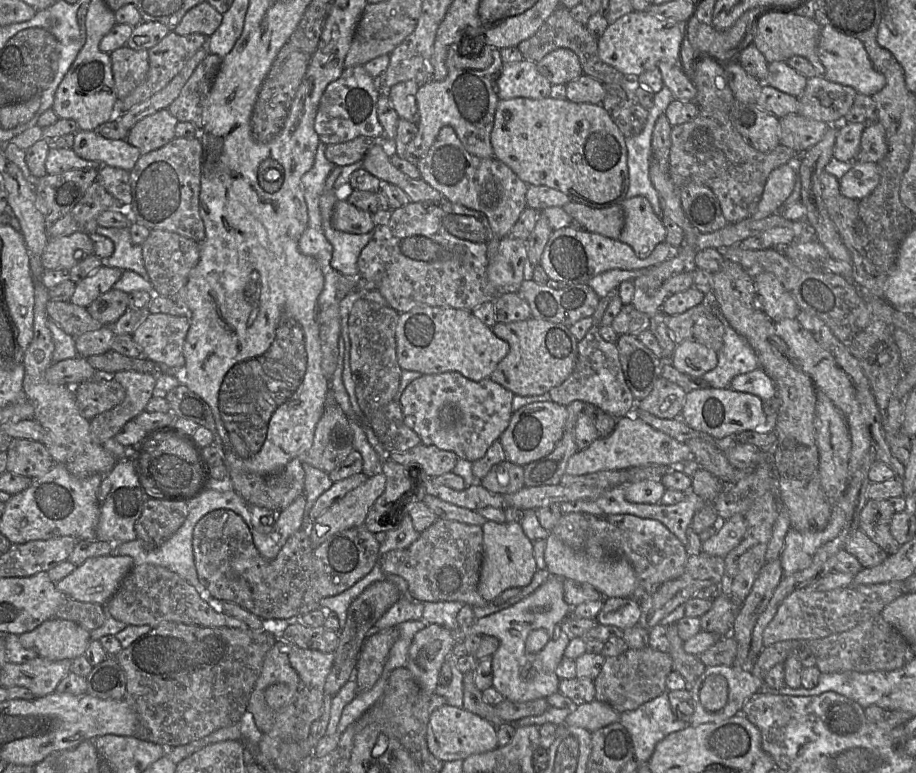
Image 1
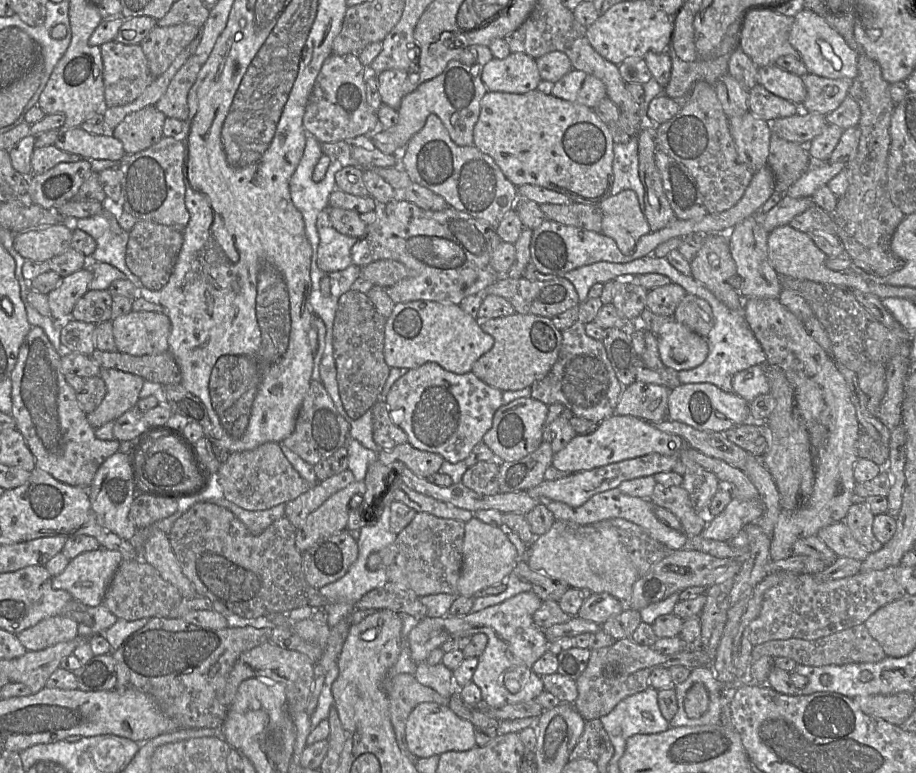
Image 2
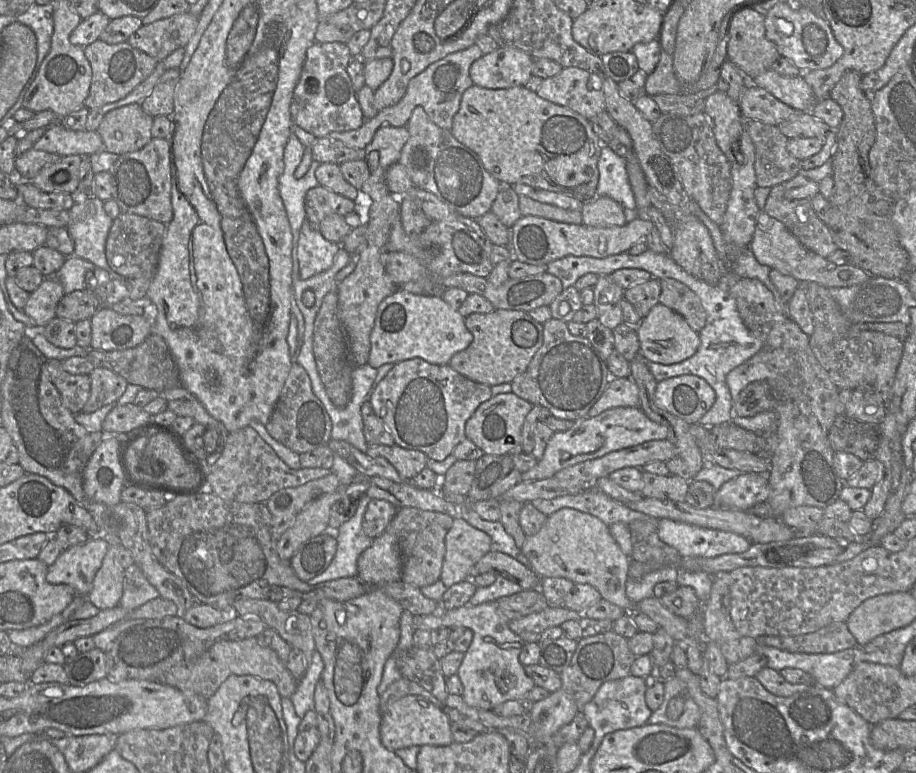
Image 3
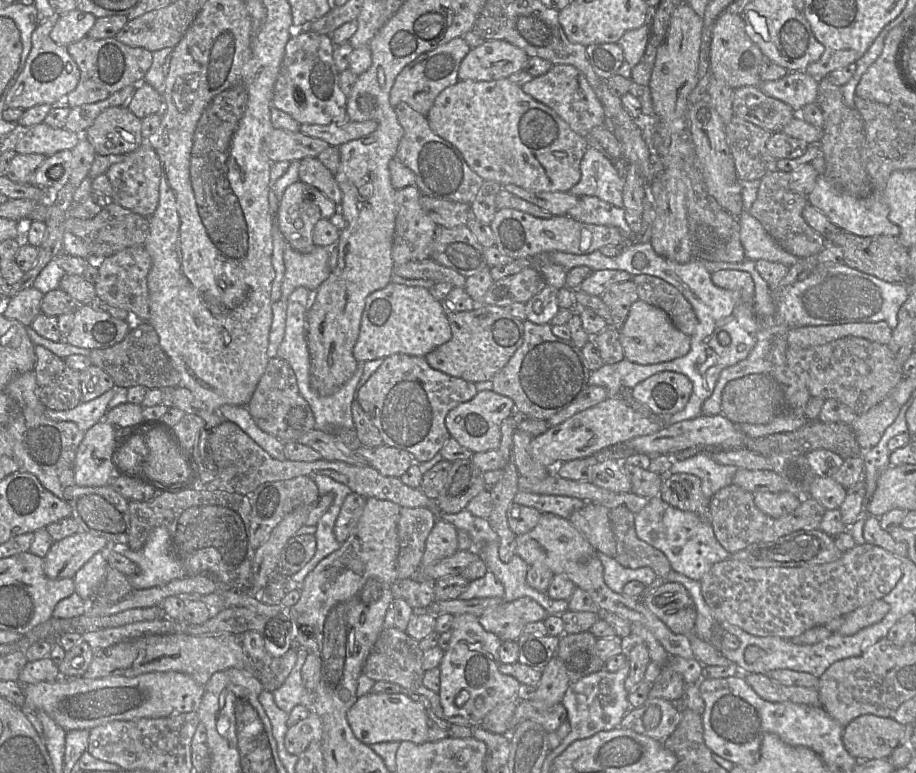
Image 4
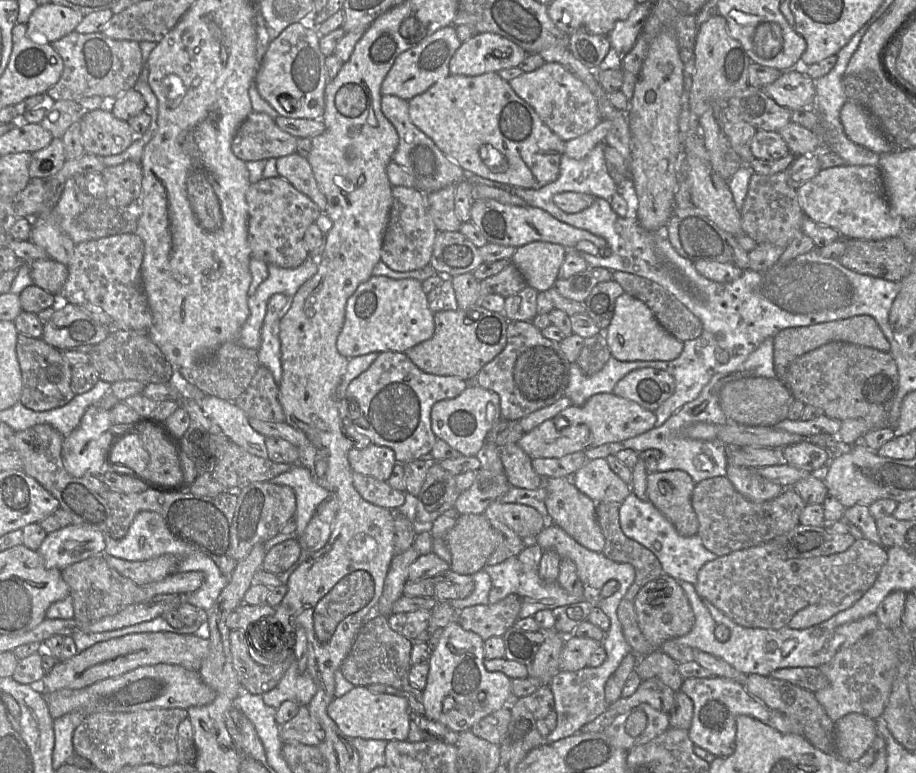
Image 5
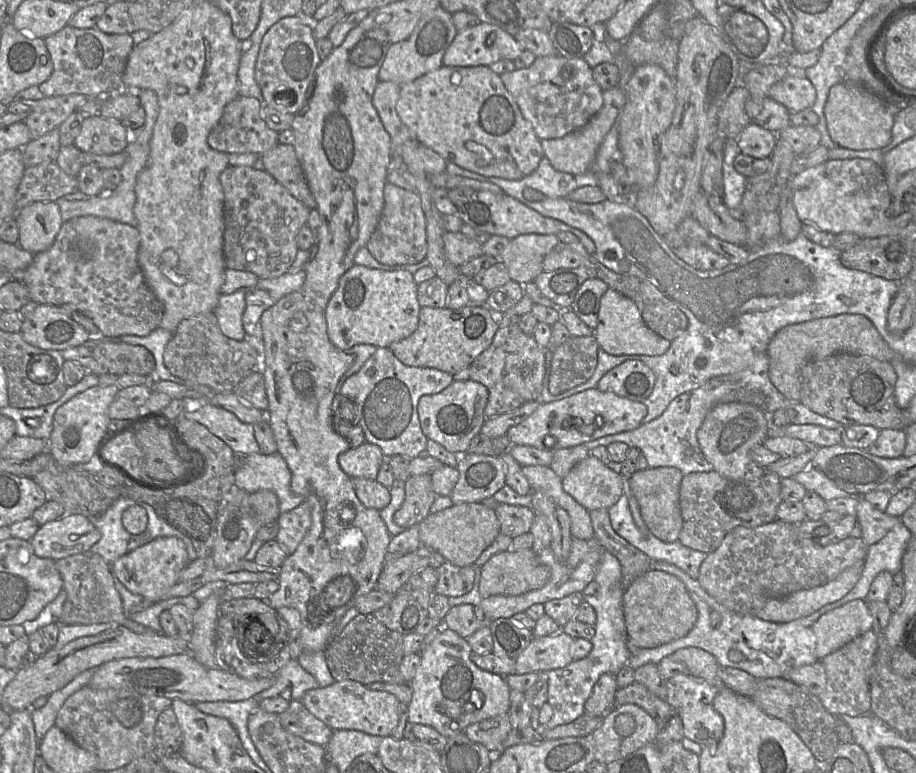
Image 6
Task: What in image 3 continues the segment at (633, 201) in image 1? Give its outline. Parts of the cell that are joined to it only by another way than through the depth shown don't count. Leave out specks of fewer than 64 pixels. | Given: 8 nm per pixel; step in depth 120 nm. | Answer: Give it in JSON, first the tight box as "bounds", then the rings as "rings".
{"bounds":[580,197,630,227],"rings":[[[596,197],[584,201],[580,207],[583,224],[593,227],[623,226],[630,215],[617,201],[609,197]]]}

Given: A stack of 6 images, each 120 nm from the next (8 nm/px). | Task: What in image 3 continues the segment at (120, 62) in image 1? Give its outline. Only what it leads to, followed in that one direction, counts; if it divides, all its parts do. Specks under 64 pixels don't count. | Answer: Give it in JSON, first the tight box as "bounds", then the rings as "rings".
{"bounds":[84,40,158,110],"rings":[[[97,40],[84,47],[84,54],[92,69],[91,86],[84,102],[84,107],[90,110],[125,98],[135,87],[151,75],[158,63],[156,59],[134,48],[127,41],[108,44]]]}

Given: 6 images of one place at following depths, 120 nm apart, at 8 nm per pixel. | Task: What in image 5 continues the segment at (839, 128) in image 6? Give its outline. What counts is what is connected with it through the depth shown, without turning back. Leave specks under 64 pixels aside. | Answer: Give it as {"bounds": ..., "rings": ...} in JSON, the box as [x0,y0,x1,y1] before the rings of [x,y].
{"bounds":[840,100,891,154],"rings":[[[847,100],[841,108],[840,120],[846,136],[853,143],[877,154],[891,152],[890,142],[863,107]]]}

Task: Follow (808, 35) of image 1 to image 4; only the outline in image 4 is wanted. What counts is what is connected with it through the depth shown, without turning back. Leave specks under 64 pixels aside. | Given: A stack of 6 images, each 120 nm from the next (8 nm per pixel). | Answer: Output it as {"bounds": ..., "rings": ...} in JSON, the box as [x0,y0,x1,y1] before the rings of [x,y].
{"bounds":[709,12,765,89],"rings":[[[723,12],[715,21],[709,53],[711,77],[726,83],[733,89],[741,86],[760,86],[760,67],[765,60],[761,49],[745,32],[743,18],[737,13]]]}

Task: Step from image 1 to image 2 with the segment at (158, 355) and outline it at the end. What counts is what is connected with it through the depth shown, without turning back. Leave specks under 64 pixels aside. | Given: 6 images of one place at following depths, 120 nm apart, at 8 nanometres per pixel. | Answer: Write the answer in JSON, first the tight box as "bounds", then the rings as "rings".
{"bounds":[111,312,171,356],"rings":[[[130,312],[111,320],[113,336],[117,351],[143,356],[169,351],[168,338],[171,332],[171,321],[165,313]]]}

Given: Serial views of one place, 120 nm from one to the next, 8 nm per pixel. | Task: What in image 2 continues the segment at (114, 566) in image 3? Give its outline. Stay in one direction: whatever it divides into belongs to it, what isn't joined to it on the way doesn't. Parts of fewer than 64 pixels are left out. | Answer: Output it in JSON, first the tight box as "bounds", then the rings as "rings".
{"bounds":[103,558,183,621],"rings":[[[141,558],[123,561],[114,574],[103,603],[118,619],[127,621],[142,618],[169,618],[172,609],[183,601],[179,590],[164,580],[156,568]]]}

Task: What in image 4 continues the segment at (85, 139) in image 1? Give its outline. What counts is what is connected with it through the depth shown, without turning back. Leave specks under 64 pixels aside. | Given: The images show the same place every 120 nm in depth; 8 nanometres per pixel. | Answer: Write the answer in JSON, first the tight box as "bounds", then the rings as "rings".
{"bounds":[14,123,80,156],"rings":[[[44,123],[26,128],[14,147],[17,154],[50,156],[62,150],[73,149],[80,139],[78,133],[65,128],[54,128]]]}

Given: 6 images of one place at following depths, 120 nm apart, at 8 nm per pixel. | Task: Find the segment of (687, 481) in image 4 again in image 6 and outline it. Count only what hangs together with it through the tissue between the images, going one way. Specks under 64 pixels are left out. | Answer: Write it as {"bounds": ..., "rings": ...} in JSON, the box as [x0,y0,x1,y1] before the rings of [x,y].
{"bounds":[629,467,684,542],"rings":[[[674,467],[647,468],[629,477],[629,486],[637,499],[643,521],[648,530],[663,542],[678,542],[682,529],[679,491],[683,477],[684,474]]]}

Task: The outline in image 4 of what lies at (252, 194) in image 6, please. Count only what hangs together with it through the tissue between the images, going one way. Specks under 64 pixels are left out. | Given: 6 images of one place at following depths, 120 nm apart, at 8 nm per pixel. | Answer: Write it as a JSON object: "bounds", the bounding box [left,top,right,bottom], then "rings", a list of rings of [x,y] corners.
{"bounds":[276,181,339,253],"rings":[[[300,181],[289,185],[283,192],[277,212],[276,223],[286,242],[293,250],[310,253],[316,247],[313,242],[313,229],[322,219],[330,219],[339,211],[339,206],[317,188]]]}

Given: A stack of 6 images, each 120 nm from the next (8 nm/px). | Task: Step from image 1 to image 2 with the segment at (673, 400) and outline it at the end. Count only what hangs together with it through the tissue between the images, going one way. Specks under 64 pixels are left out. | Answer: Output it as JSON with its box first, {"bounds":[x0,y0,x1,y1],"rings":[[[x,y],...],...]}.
{"bounds":[615,381,670,422],"rings":[[[636,381],[624,387],[615,415],[631,415],[647,422],[659,422],[667,418],[670,391],[662,385]]]}

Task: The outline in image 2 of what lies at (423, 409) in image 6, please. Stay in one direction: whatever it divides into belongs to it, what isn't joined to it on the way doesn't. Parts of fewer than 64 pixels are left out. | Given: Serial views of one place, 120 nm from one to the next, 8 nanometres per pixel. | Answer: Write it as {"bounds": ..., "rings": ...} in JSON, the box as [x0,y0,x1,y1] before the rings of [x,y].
{"bounds":[482,398,548,462],"rings":[[[519,398],[503,404],[494,414],[491,428],[482,442],[494,453],[500,462],[514,462],[536,451],[543,441],[548,405],[532,398]]]}

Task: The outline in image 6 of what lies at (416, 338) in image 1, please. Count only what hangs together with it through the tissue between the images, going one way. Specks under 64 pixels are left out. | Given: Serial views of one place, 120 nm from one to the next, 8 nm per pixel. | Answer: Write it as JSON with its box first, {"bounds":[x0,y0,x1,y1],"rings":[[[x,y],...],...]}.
{"bounds":[326,264,421,350],"rings":[[[354,264],[340,278],[326,310],[327,332],[330,341],[341,350],[357,344],[371,344],[388,348],[392,343],[409,337],[418,327],[421,305],[417,297],[418,283],[406,270],[381,270]]]}

